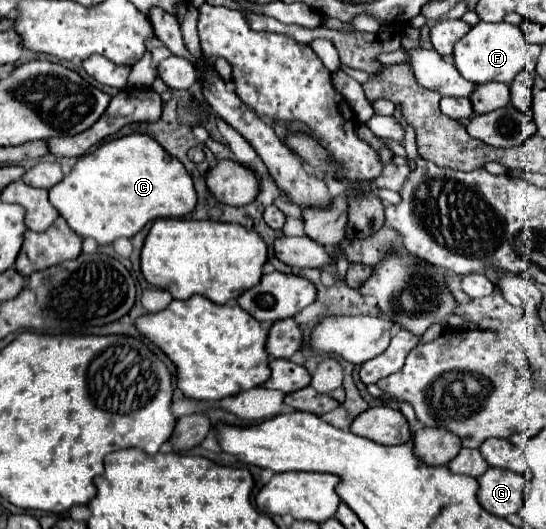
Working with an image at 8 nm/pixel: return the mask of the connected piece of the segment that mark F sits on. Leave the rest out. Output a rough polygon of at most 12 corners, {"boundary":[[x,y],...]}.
{"boundary":[[478,22],[454,46],[474,84],[512,84],[526,66],[524,34]]}

